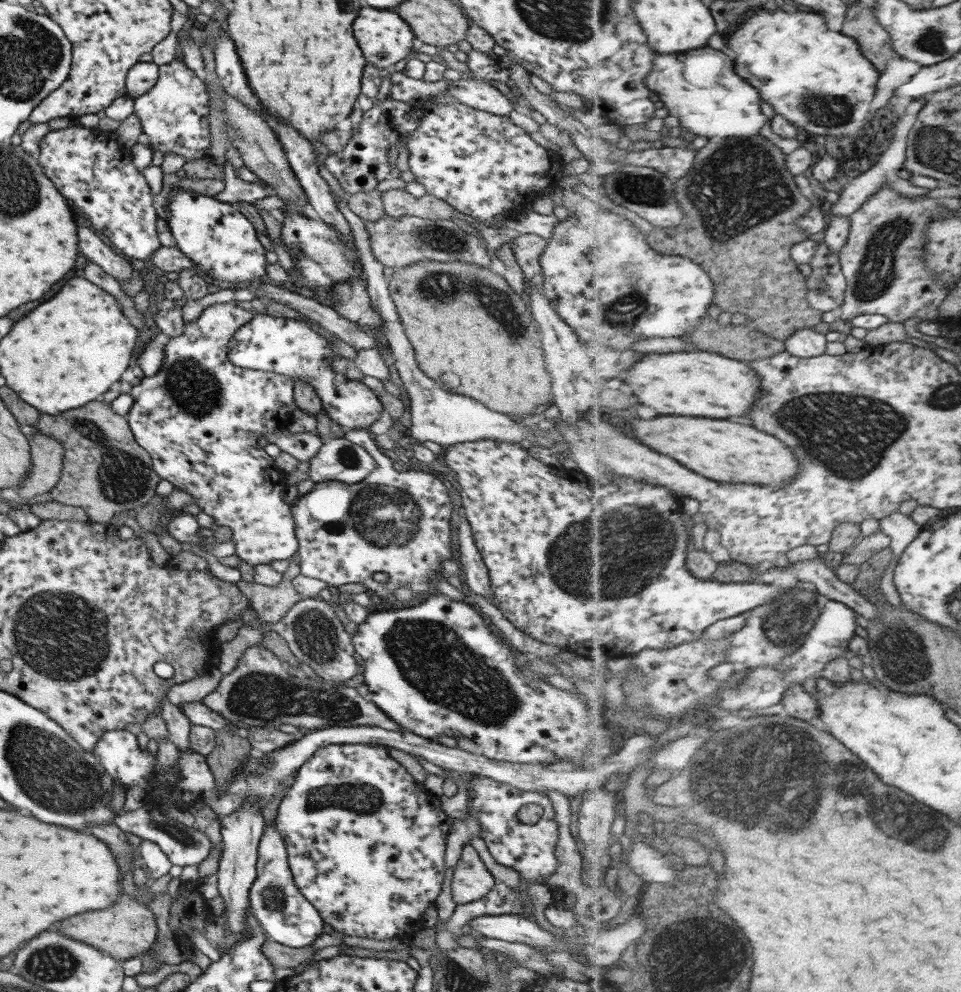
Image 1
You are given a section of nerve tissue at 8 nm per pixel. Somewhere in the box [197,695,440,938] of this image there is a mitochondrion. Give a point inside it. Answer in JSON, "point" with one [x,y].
{"point":[360,797]}

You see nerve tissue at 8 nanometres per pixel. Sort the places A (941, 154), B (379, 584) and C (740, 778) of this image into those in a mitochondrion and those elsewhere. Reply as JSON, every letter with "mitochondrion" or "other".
{"A":"mitochondrion","B":"other","C":"mitochondrion"}

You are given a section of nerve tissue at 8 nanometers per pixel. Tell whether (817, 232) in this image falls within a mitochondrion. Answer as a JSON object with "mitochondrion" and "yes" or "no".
{"mitochondrion":"no"}

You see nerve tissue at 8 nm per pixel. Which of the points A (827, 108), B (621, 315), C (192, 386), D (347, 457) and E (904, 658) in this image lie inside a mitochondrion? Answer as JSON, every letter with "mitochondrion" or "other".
{"A":"mitochondrion","B":"mitochondrion","C":"mitochondrion","D":"mitochondrion","E":"mitochondrion"}

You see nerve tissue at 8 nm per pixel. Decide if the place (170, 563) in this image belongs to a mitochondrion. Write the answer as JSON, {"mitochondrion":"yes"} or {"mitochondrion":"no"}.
{"mitochondrion":"no"}

